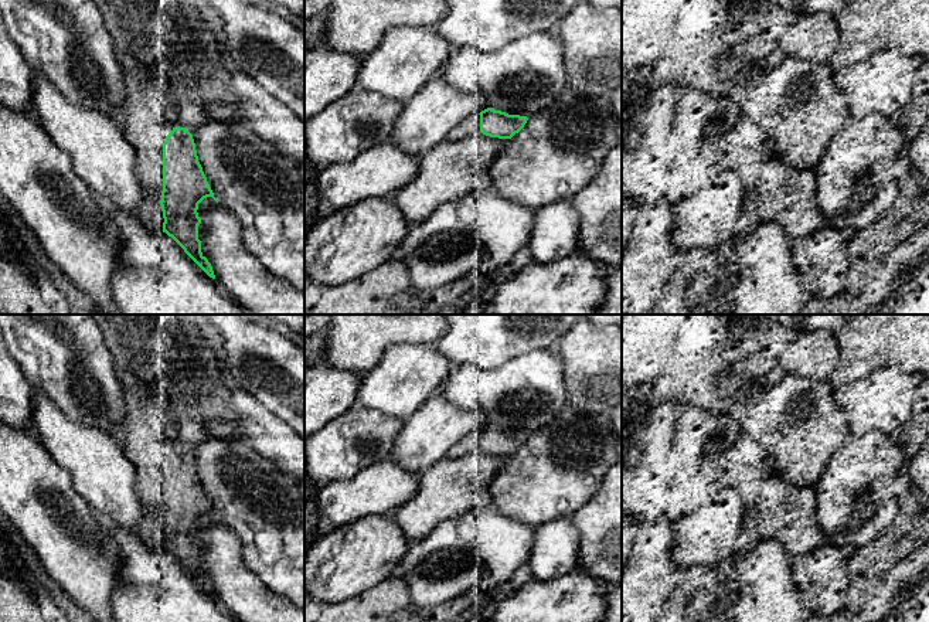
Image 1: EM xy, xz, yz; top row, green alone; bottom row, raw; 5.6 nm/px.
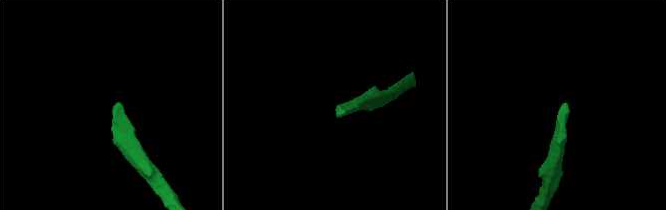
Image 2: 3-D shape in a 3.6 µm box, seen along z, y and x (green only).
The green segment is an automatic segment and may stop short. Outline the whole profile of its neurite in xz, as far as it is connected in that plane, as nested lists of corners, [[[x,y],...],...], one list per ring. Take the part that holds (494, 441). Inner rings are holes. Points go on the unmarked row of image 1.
[[[487,425],[463,438],[448,452],[446,458],[460,459],[479,449],[490,455],[511,456],[524,445],[527,438],[527,434],[508,432],[501,428]]]

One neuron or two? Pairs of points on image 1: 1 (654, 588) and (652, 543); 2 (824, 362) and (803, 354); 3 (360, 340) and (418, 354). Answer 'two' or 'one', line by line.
1: one
2: one
3: two

